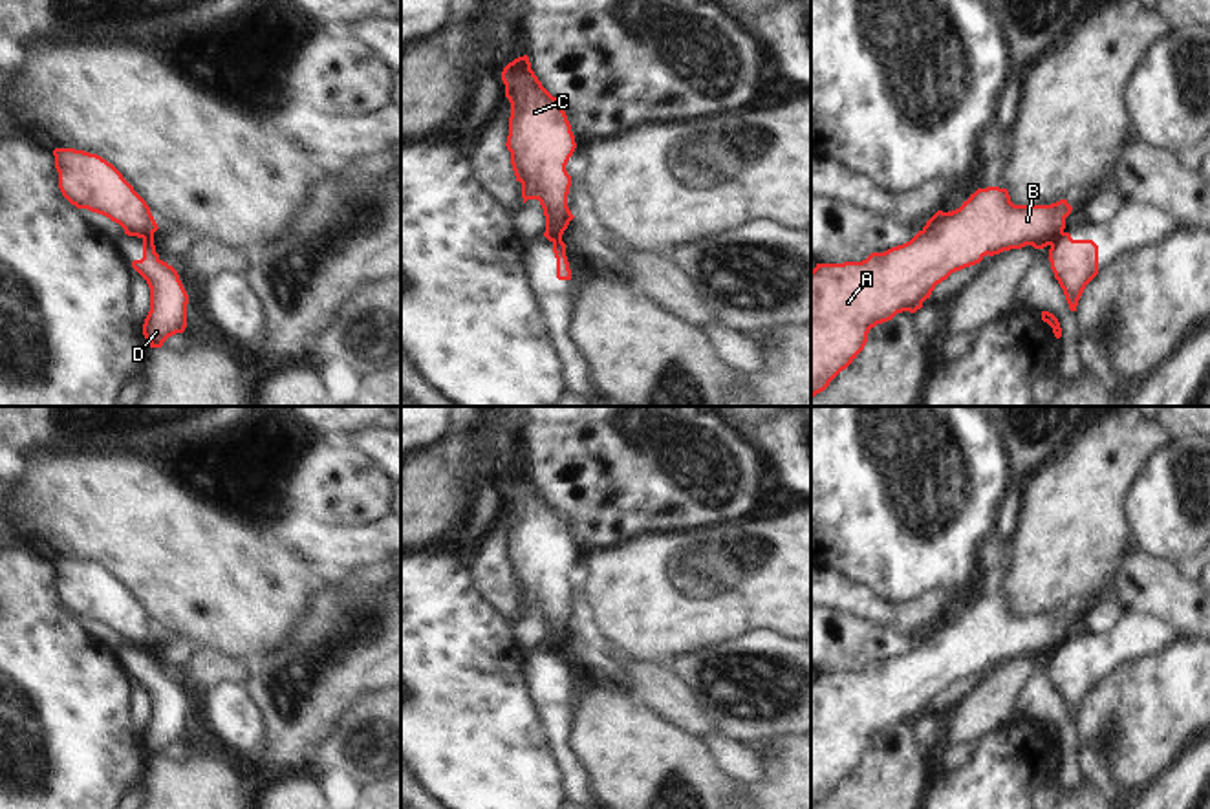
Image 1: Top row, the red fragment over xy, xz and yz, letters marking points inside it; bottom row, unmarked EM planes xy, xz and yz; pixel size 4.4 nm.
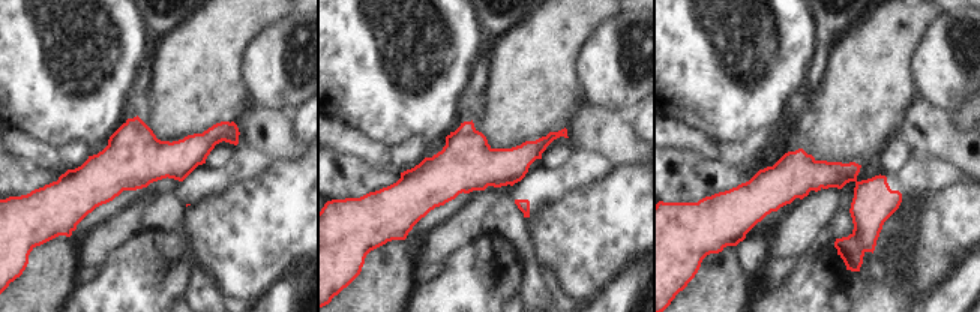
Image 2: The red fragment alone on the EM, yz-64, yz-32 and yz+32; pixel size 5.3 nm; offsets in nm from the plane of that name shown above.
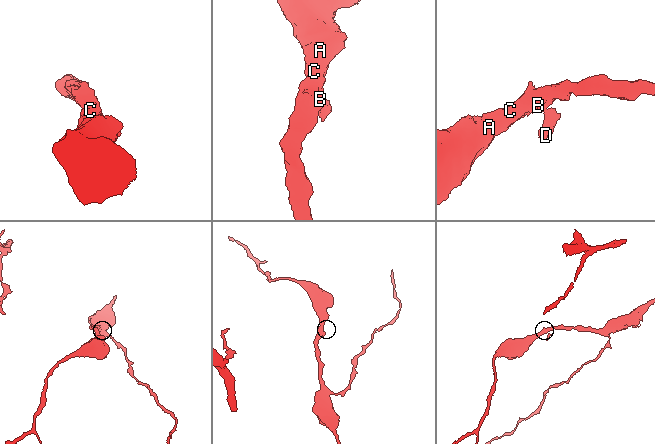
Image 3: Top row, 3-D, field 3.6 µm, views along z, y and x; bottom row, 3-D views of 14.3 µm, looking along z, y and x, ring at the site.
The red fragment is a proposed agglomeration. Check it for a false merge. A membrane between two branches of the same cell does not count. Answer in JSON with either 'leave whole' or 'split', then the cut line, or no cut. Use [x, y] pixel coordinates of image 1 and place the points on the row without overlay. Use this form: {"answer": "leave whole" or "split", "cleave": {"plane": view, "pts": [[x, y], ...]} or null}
{"answer": "split", "cleave": {"plane": "yz", "pts": [[1062, 641], [1049, 654]]}}

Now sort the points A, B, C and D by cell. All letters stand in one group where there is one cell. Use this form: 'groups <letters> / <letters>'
groups A B C / D

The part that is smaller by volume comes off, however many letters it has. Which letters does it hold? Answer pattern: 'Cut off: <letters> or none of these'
Cut off: D.

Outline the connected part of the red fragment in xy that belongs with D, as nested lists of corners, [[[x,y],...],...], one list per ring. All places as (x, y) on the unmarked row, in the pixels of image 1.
[[[143,648],[143,668],[134,670],[132,677],[150,697],[150,721],[143,745],[150,758],[161,758],[168,747],[185,741],[189,705],[178,681],[156,663],[154,648]]]

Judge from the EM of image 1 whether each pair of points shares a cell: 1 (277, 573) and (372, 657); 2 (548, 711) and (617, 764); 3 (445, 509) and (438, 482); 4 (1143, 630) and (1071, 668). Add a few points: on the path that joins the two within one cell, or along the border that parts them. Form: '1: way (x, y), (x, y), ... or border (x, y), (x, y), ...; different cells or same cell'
1: border (335, 579), (315, 595), (310, 619), (288, 641); different cells
2: border (573, 703), (570, 751), (581, 769); different cells
3: way (445, 502), (438, 489); same cell
4: way (1124, 641), (1090, 657); same cell

